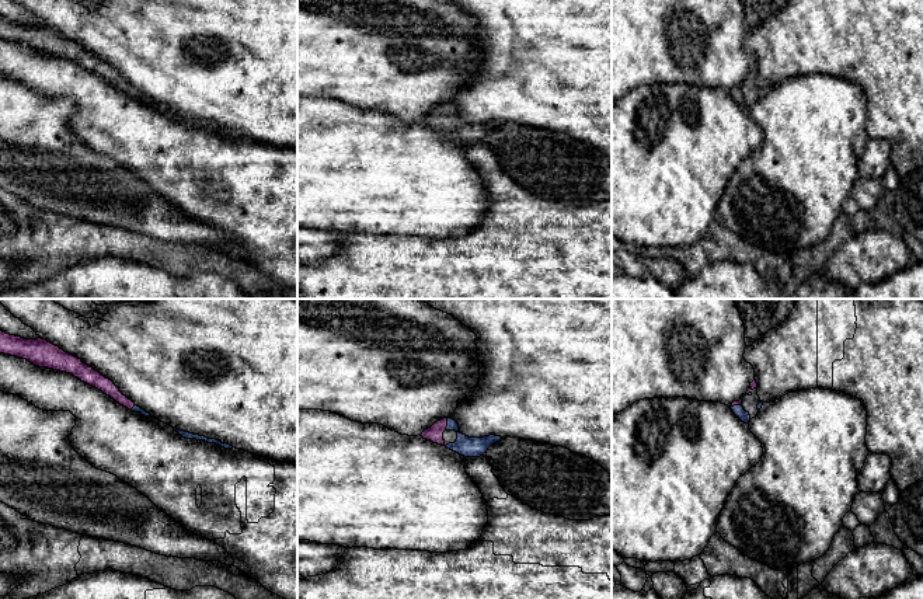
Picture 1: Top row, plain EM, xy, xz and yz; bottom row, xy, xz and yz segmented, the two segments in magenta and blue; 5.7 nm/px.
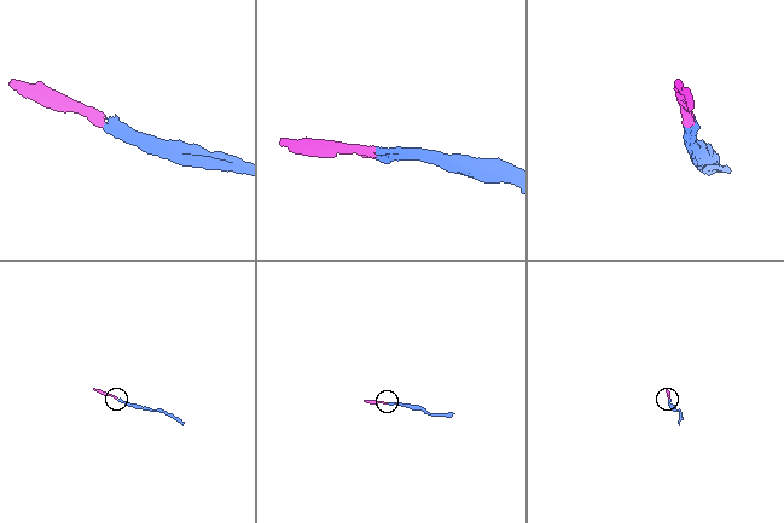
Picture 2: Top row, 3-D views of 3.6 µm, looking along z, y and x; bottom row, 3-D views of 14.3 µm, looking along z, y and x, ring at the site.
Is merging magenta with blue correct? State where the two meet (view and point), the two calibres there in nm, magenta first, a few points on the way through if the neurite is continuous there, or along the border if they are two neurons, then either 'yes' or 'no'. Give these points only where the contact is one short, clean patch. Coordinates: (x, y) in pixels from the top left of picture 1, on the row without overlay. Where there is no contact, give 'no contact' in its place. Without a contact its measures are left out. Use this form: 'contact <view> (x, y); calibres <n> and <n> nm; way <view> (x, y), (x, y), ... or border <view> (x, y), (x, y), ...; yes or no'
contact xz (446, 110); calibres 100 and 120 nm; way xz (435, 119), (446, 110), (459, 119), (466, 132); yes

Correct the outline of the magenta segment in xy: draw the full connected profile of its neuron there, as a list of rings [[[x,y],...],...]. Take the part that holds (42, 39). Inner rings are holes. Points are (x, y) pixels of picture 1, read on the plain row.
[[[0,17],[0,39],[27,45],[39,53],[70,59],[81,67],[101,76],[128,95],[140,98],[144,102],[151,102],[123,81],[112,66],[46,25],[24,25]]]

